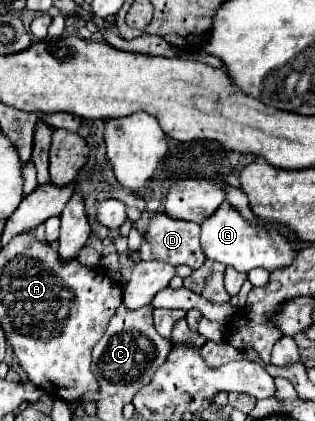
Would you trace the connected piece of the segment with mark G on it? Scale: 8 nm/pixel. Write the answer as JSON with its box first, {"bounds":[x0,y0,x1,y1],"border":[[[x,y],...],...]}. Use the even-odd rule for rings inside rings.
{"bounds":[200,202,296,272],"border":[[[224,202],[222,208],[216,210],[212,216],[208,216],[200,226],[202,226],[200,244],[204,256],[208,260],[216,260],[226,266],[234,266],[238,272],[250,272],[252,268],[258,266],[274,270],[290,264],[292,256],[296,254],[290,240],[276,227],[264,223],[259,223],[256,228],[250,226],[228,202]]]}

